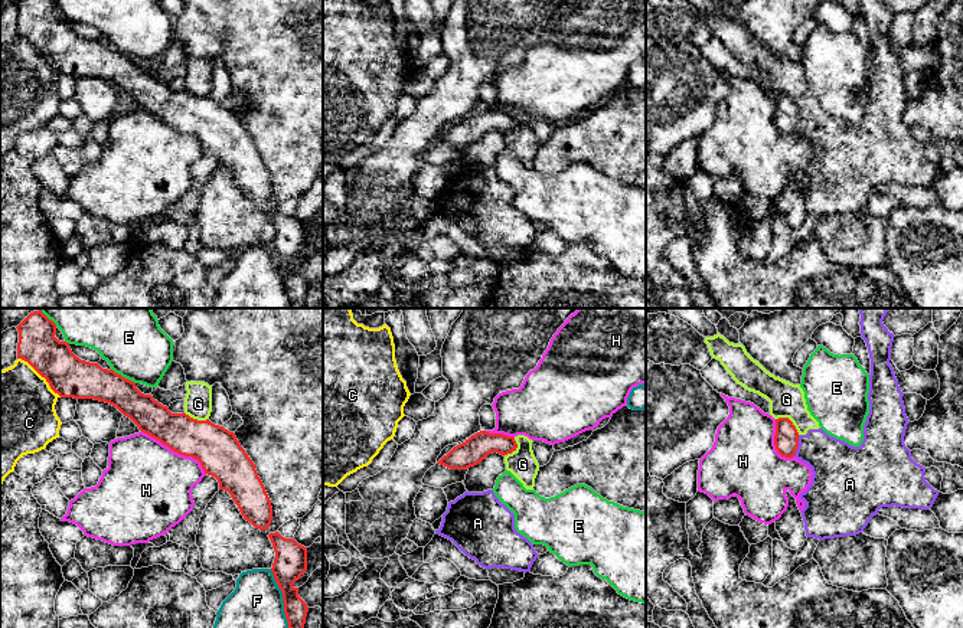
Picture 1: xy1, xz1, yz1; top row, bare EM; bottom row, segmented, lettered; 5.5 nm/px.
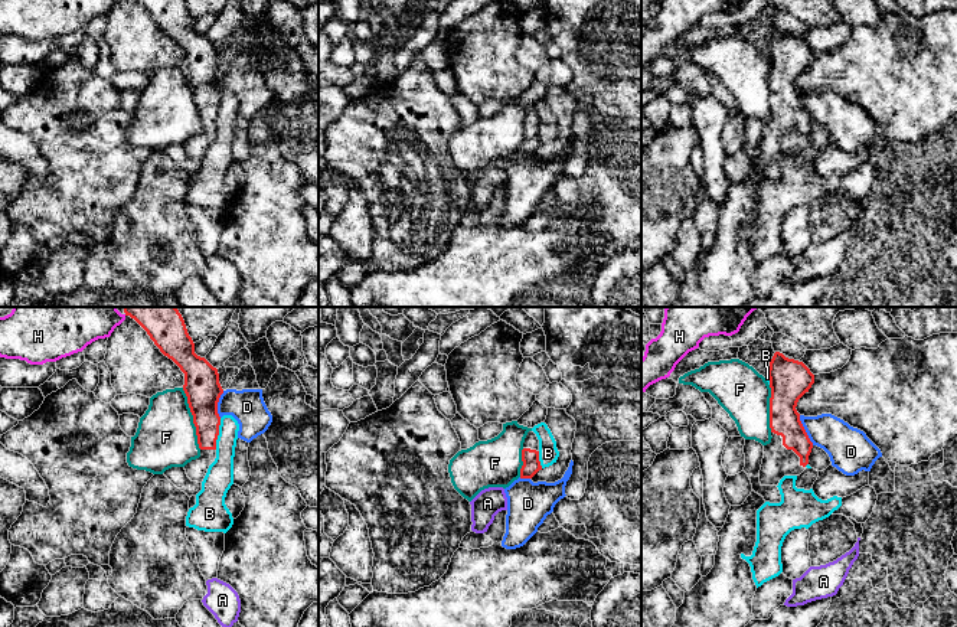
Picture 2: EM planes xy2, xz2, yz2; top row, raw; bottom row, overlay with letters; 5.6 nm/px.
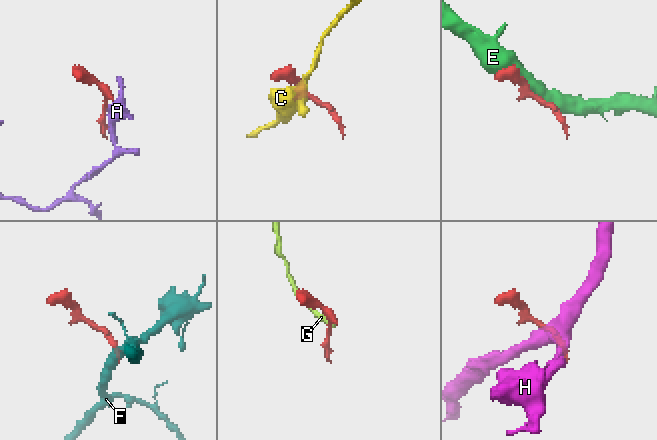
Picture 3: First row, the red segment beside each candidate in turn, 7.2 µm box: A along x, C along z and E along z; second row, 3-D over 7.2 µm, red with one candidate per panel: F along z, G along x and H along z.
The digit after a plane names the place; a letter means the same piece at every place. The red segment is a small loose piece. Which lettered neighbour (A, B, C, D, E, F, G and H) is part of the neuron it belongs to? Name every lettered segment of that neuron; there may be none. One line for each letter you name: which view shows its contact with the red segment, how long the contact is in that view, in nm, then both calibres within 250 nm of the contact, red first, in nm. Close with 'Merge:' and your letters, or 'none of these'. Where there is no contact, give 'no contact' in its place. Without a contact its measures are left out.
Merge: none of these

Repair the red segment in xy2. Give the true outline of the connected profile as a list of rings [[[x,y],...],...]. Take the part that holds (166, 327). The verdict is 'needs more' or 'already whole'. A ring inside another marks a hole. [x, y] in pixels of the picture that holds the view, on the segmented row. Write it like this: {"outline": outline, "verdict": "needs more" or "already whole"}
{"outline": [[[124,307],[150,336],[160,352],[184,373],[183,391],[193,415],[200,457],[184,466],[192,481],[202,483],[216,458],[221,417],[218,402],[223,389],[218,369],[195,353],[195,343],[176,307]]], "verdict": "needs more"}

